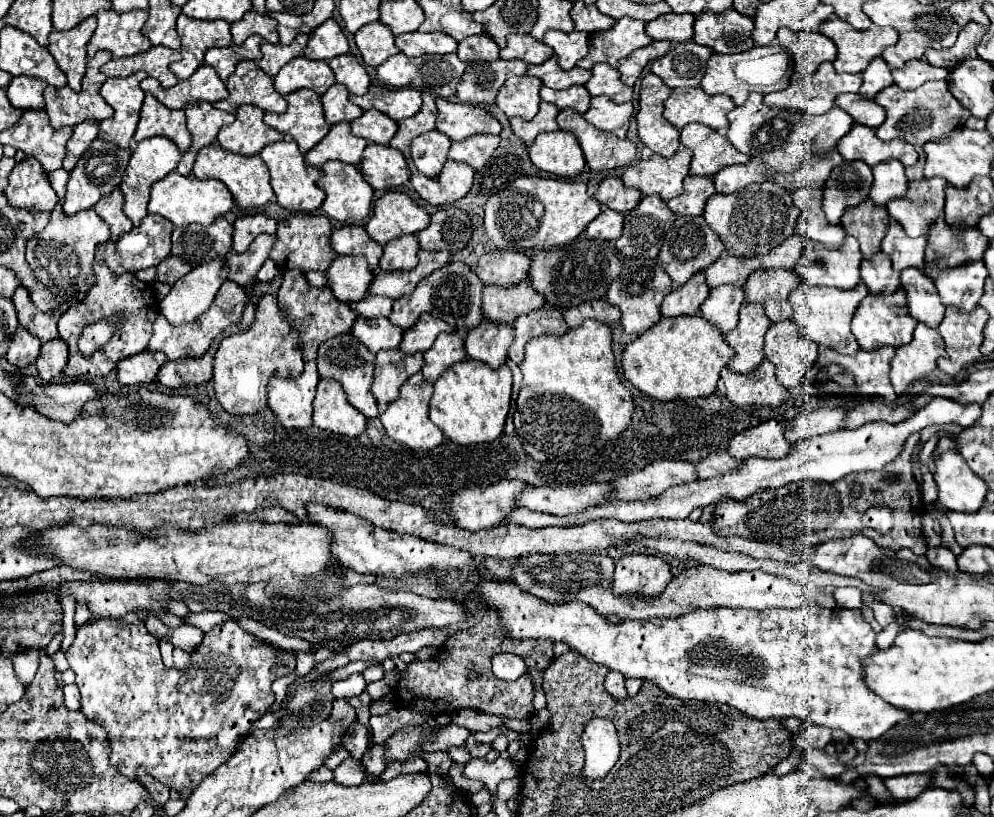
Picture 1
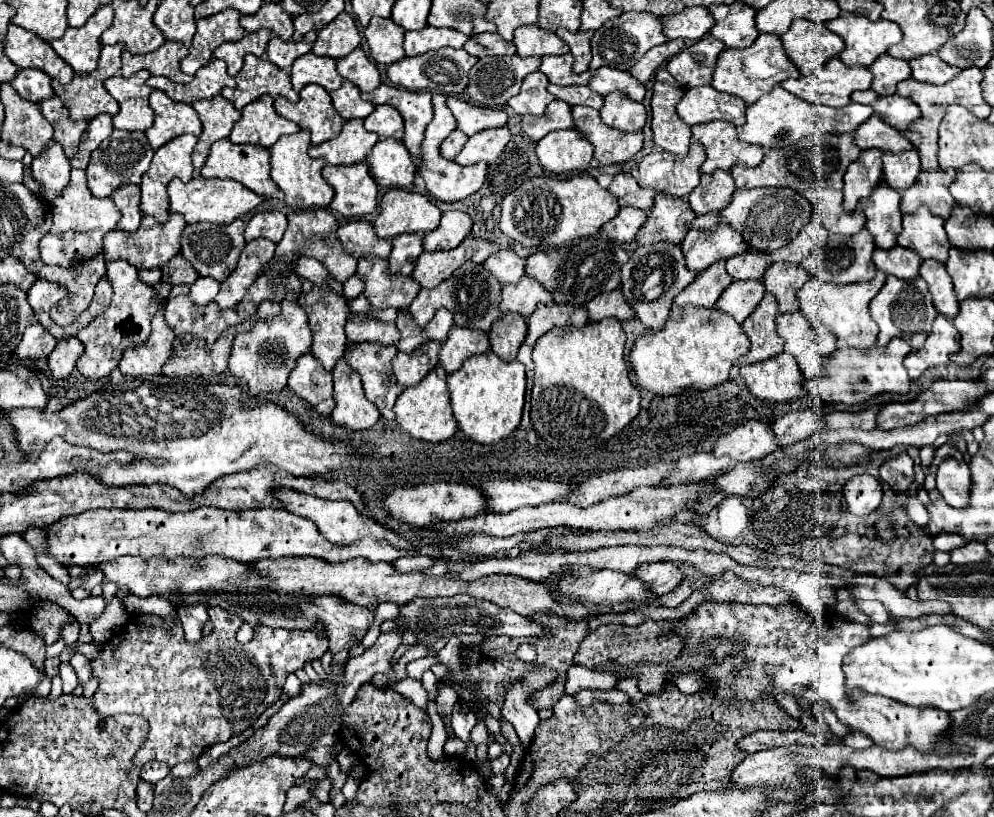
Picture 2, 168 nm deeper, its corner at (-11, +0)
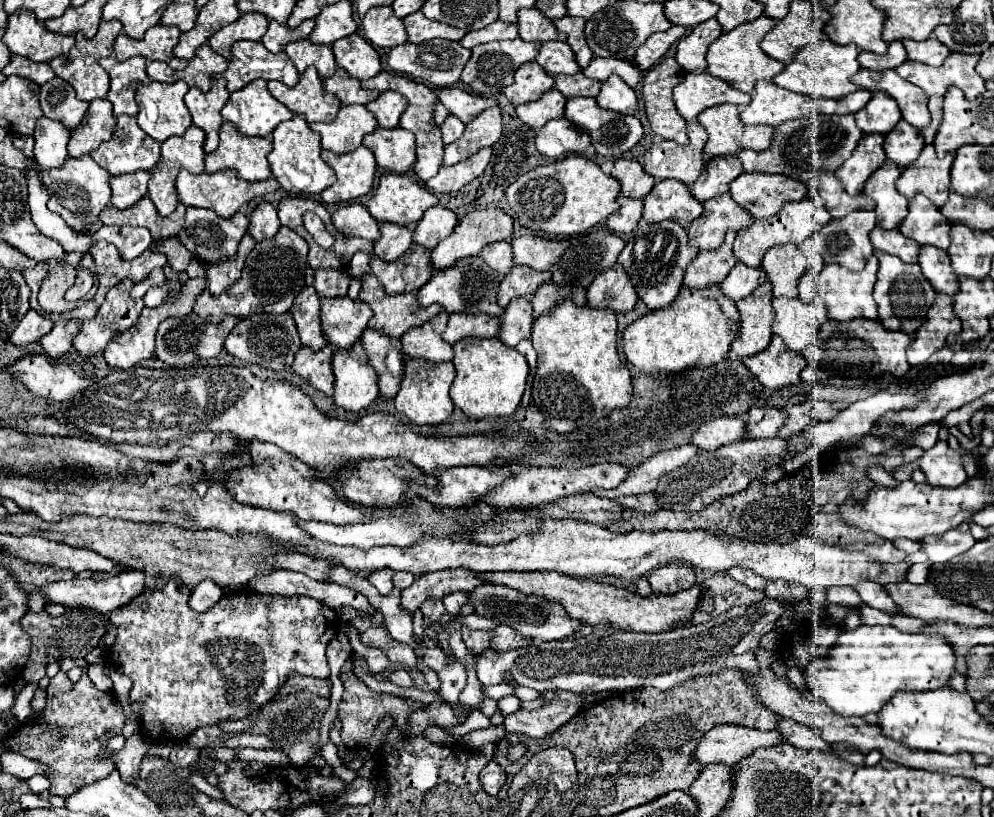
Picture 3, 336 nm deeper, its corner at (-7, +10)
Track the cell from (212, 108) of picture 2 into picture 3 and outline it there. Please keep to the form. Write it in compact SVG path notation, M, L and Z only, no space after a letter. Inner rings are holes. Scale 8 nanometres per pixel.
M219 76L209 92L201 92L197 86L189 88L185 94L185 106L191 112L193 124L205 130L205 152L213 152L219 146L219 128L223 124L221 108L229 100L229 92L225 88L225 78Z

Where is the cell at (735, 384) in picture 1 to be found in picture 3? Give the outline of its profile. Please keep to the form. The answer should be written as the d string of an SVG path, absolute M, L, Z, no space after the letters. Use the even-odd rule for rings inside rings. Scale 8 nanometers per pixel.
M773 336L767 350L761 354L743 358L743 364L757 376L765 388L781 388L799 382L799 374L805 368L805 358L787 350L783 338Z

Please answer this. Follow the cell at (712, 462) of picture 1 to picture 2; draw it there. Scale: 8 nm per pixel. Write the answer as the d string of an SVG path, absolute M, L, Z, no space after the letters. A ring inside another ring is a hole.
M699 454L699 456L687 456L683 460L675 462L675 468L669 472L665 486L671 484L687 484L687 482L701 482L719 470L727 470L731 466L731 458L723 456L717 458L713 454Z

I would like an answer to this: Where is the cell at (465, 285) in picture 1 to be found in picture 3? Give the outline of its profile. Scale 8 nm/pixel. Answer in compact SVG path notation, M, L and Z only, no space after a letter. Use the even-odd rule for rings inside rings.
M467 256L463 260L457 260L447 270L439 270L419 292L417 300L423 308L431 304L443 306L449 314L451 312L471 312L471 314L489 314L489 316L501 316L503 308L497 304L497 290L499 290L499 274L493 272L481 256Z

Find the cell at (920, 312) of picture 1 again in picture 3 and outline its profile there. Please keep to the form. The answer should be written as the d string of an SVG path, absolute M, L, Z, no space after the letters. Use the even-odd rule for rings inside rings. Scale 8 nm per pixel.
M923 246L919 254L919 266L923 276L931 282L937 292L953 296L959 290L955 274L951 274L951 262L947 262L947 252L935 246Z

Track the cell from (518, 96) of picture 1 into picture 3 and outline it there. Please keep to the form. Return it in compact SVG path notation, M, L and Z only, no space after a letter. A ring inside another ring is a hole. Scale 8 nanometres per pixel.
M533 60L519 66L513 84L507 86L503 94L509 98L511 104L517 106L521 102L531 102L539 98L539 94L543 94L549 88L553 88L553 78Z

